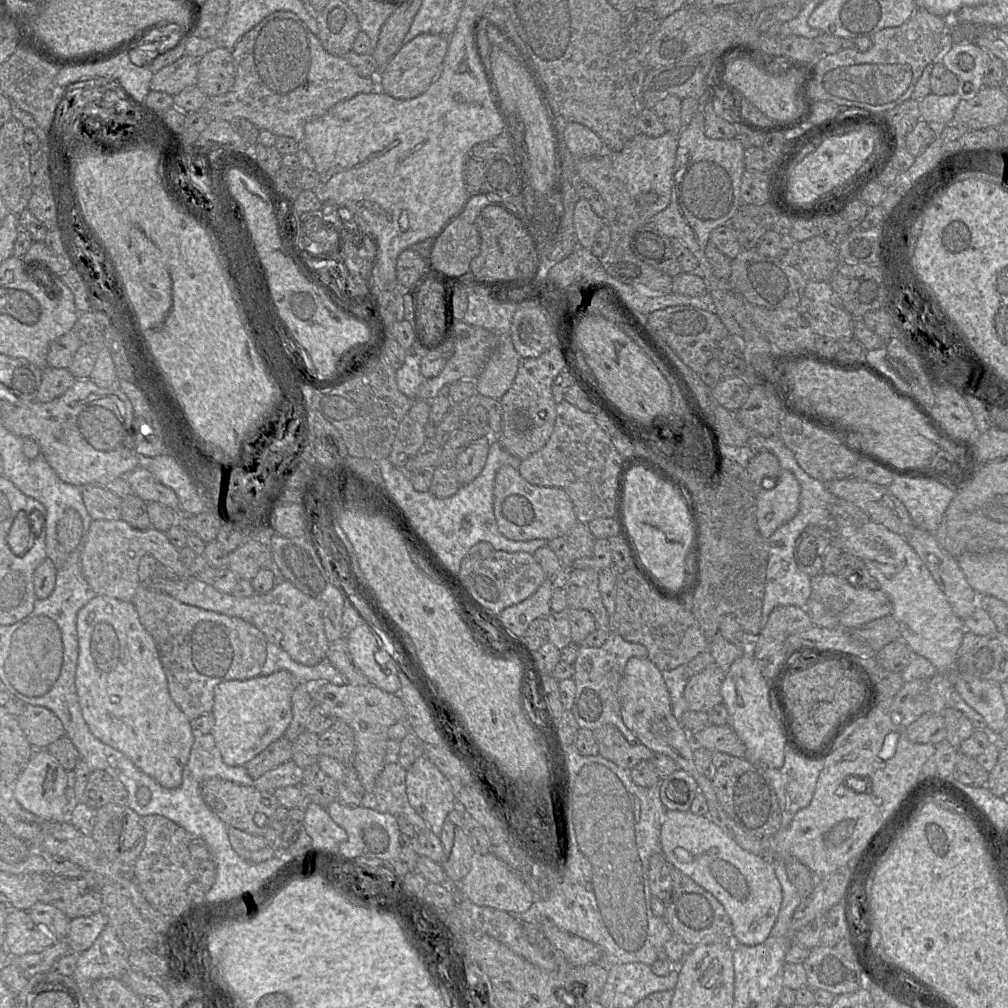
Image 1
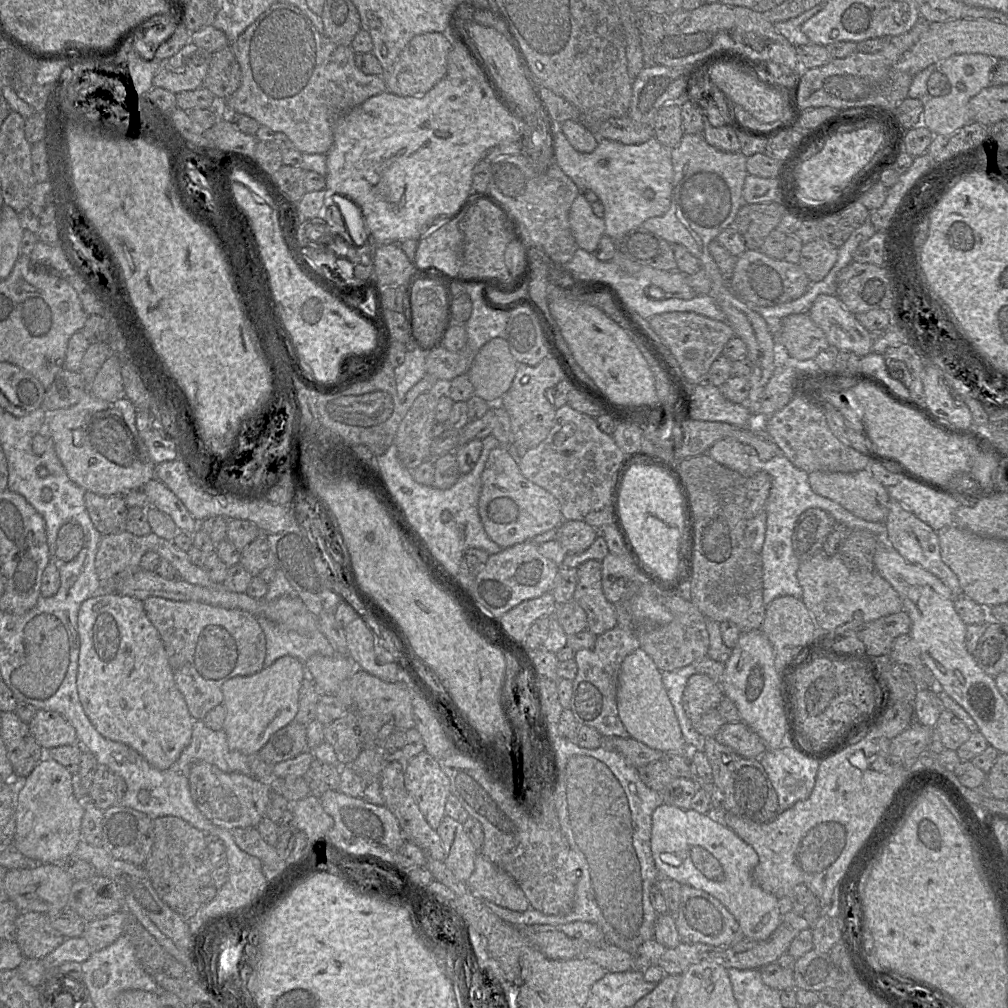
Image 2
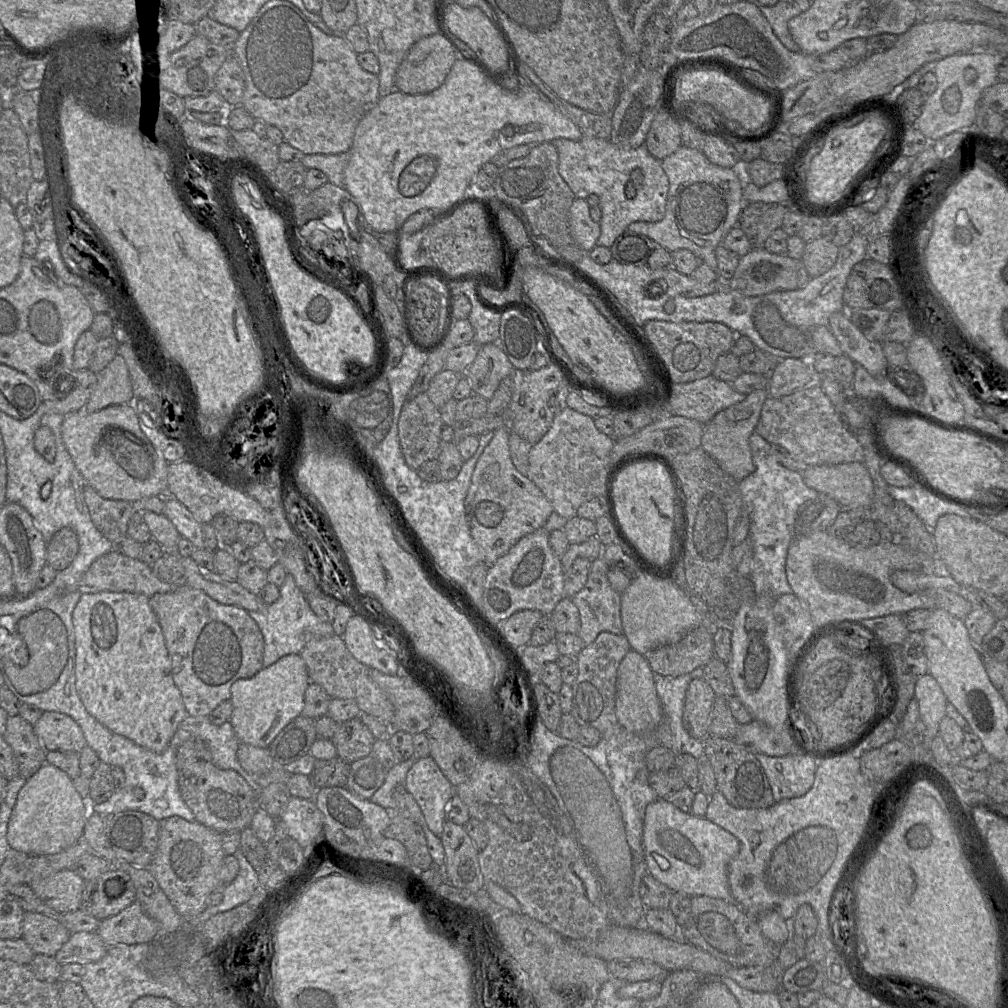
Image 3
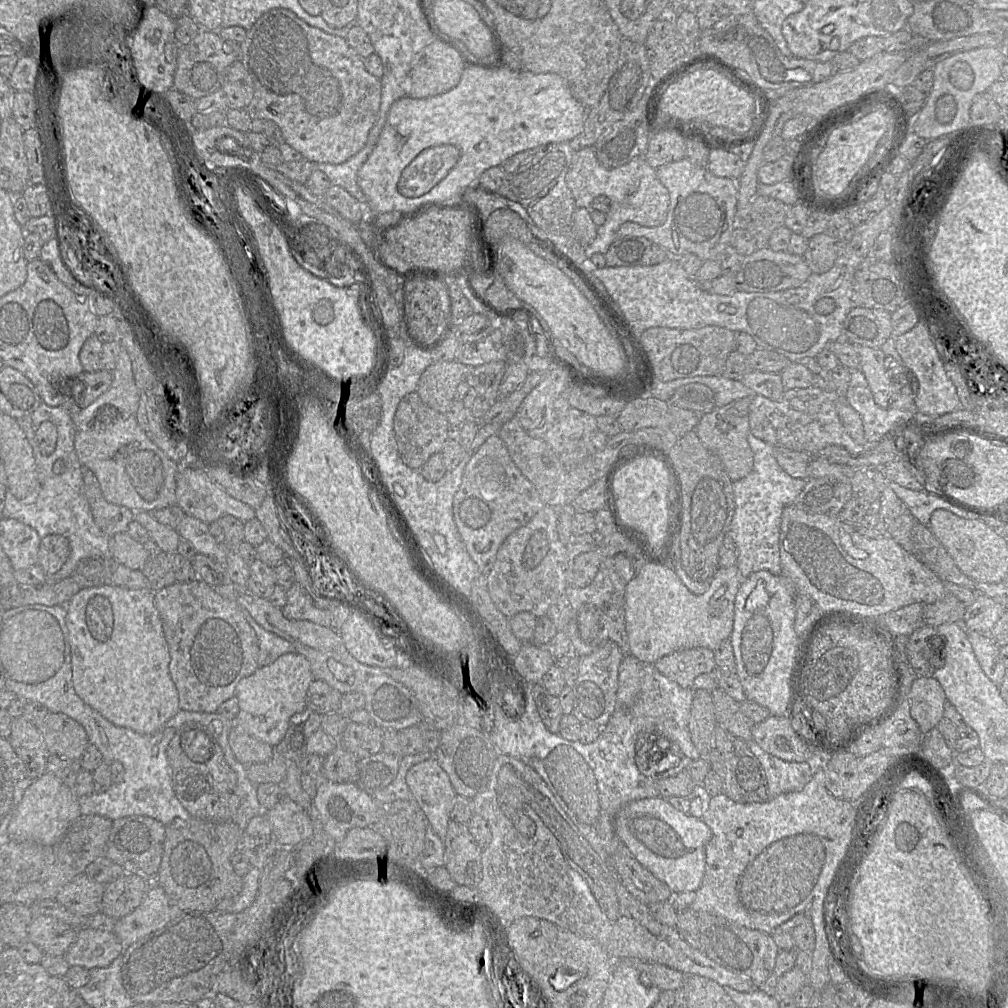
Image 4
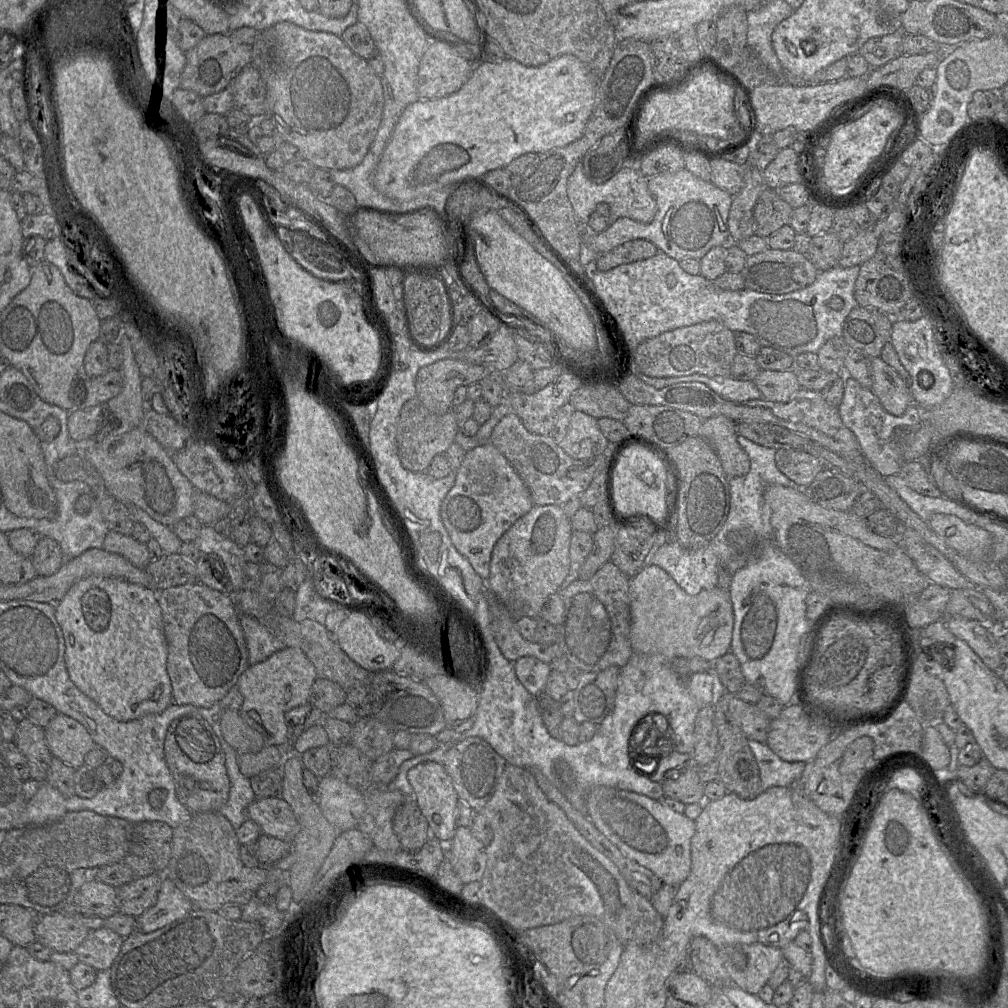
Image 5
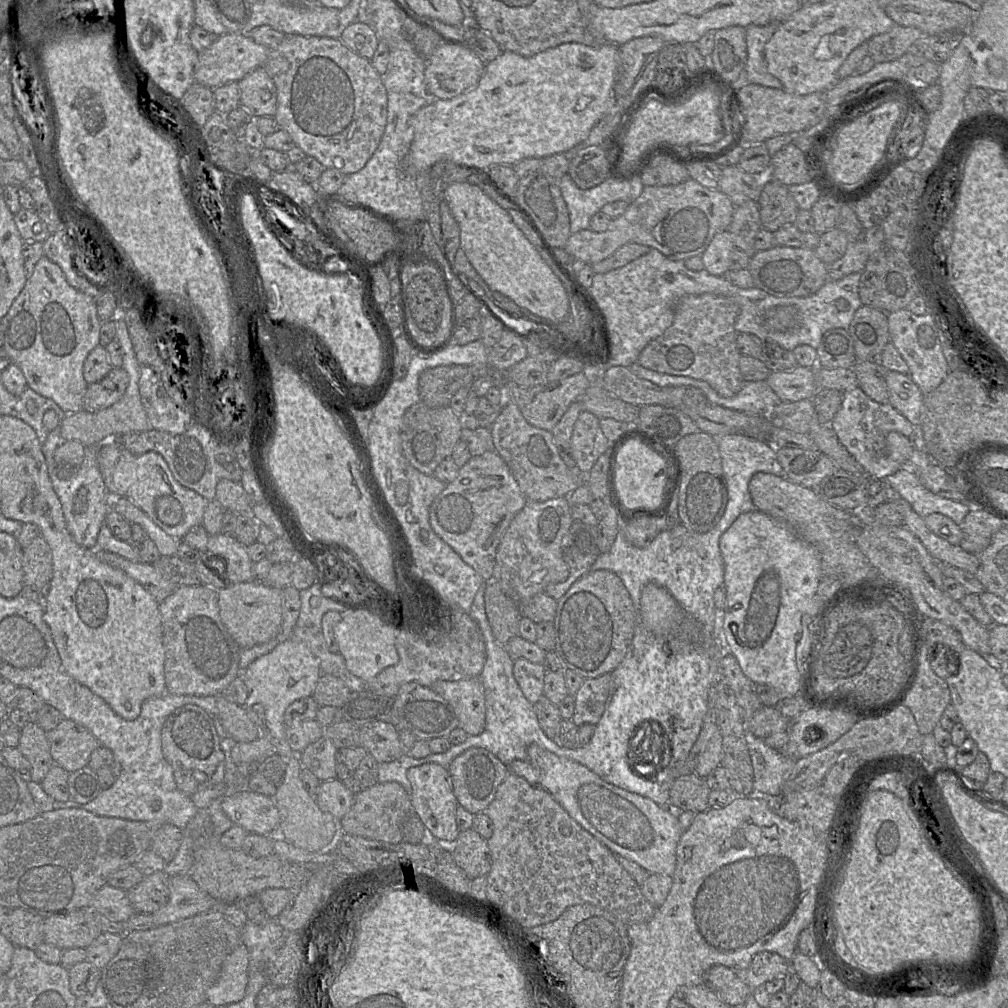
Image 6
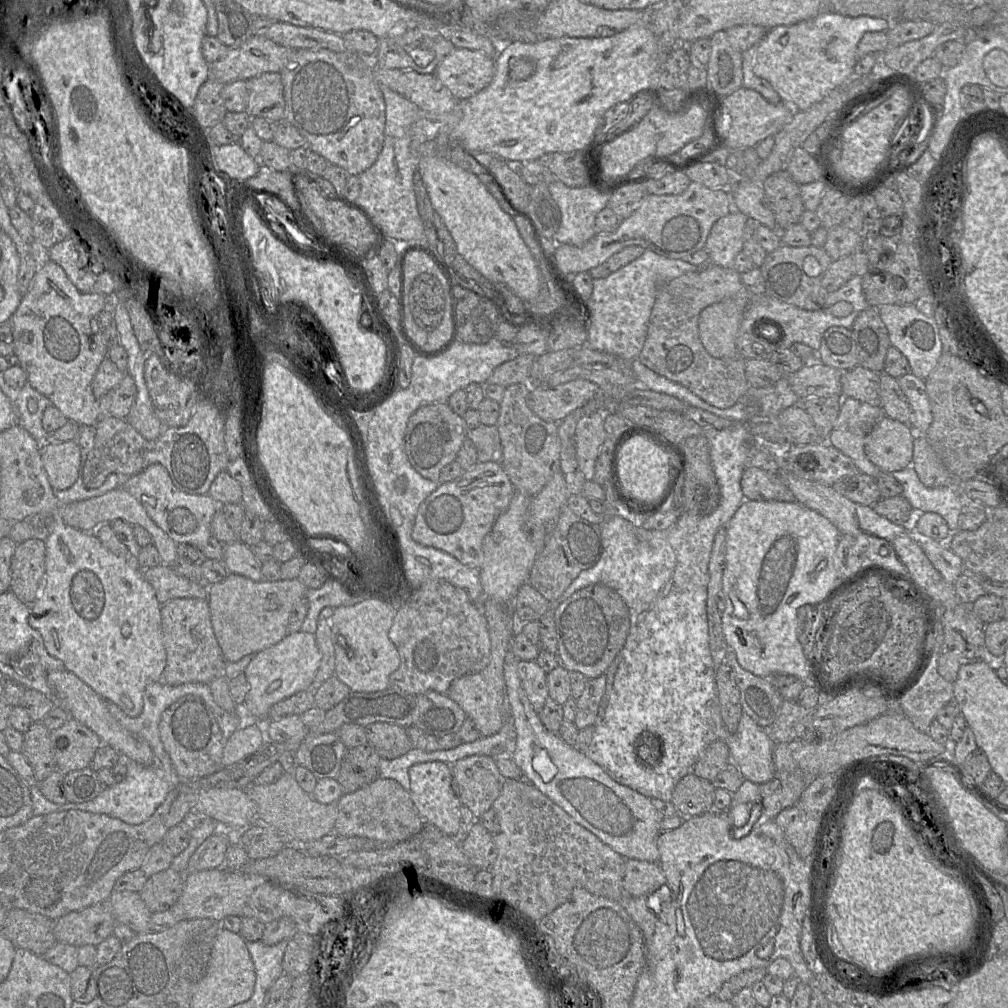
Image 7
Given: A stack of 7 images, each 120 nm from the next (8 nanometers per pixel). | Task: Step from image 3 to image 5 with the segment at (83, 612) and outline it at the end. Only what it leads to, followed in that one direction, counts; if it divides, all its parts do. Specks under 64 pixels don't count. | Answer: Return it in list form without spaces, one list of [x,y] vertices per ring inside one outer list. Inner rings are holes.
[[[90,576],[76,582],[63,599],[55,604],[55,617],[64,635],[65,664],[70,679],[84,694],[93,699],[106,714],[118,721],[127,722],[148,714],[159,714],[173,703],[172,685],[167,672],[168,648],[163,628],[162,611],[158,603],[158,592],[156,590],[117,578]]]

